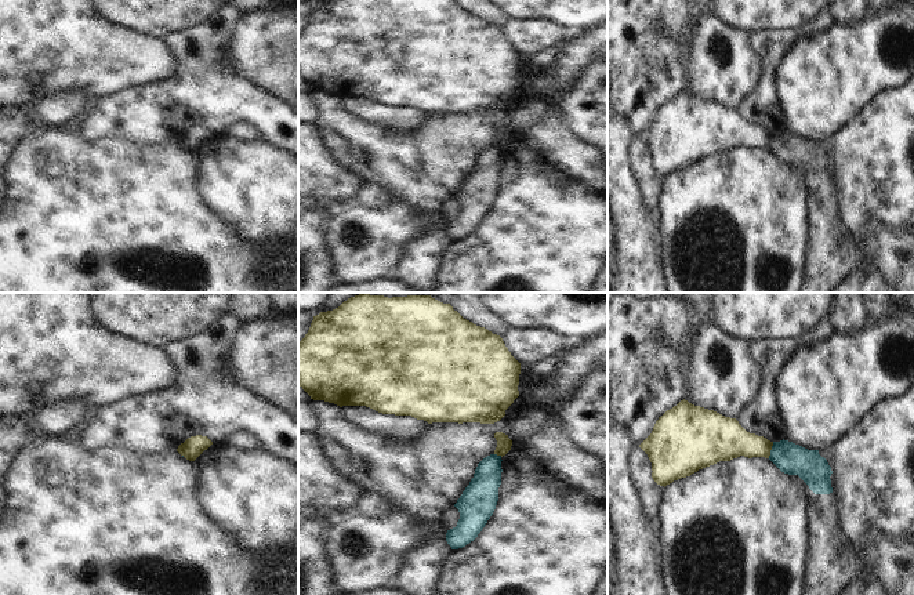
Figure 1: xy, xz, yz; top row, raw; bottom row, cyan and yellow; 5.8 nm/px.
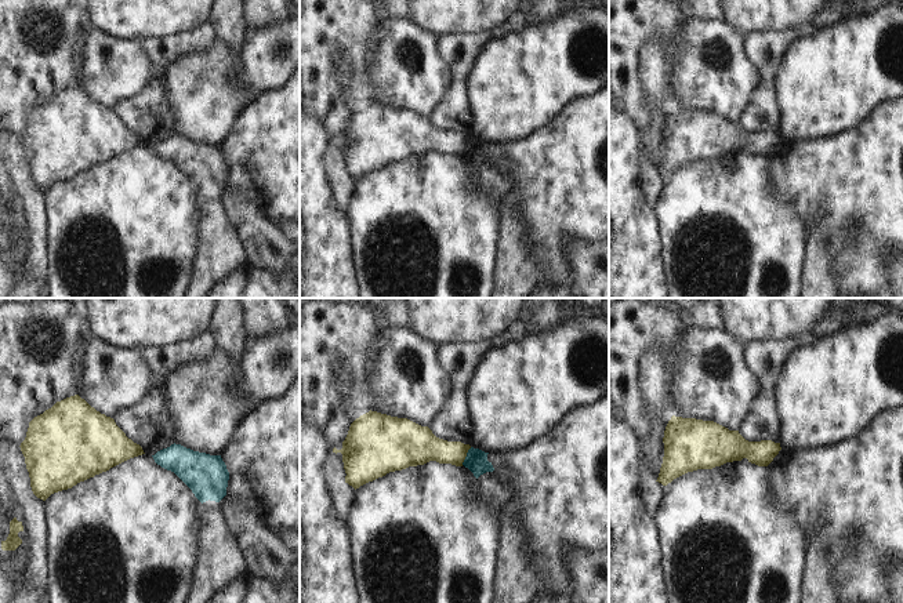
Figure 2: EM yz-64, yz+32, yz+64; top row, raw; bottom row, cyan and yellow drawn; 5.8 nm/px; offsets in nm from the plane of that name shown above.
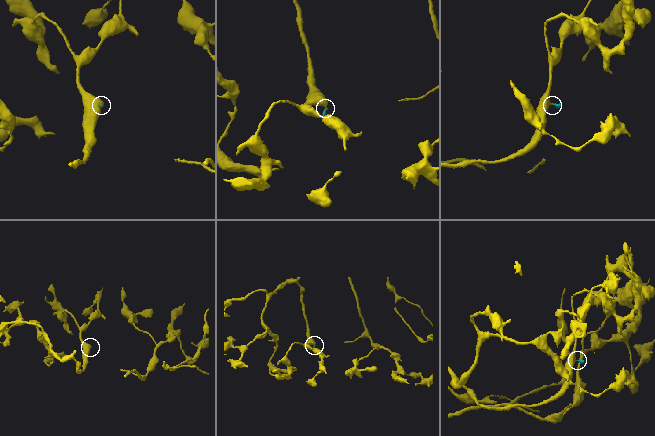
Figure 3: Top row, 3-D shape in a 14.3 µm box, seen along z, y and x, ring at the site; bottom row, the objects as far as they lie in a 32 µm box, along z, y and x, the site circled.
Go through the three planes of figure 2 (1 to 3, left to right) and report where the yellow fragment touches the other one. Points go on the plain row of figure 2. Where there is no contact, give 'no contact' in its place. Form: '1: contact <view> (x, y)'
1: no contact
2: contact yz+32 (467, 146)
3: no contact

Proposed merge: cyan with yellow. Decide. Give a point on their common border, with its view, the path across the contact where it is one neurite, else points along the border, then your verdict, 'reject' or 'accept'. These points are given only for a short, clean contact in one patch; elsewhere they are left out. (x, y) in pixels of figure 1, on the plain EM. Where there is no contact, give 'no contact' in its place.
contact yz (771, 141); border yz (773, 133), (768, 148); reject

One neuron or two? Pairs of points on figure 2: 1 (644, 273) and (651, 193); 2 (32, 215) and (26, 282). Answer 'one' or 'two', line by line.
1: two
2: two

